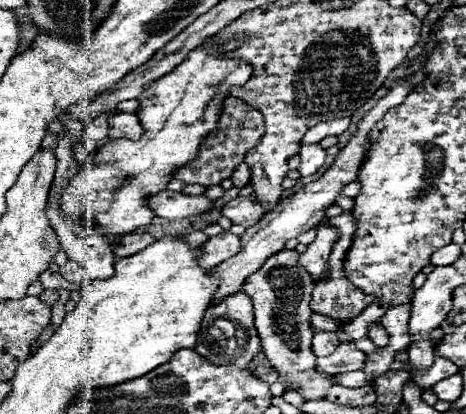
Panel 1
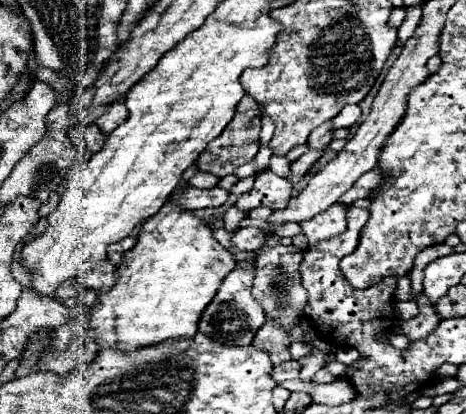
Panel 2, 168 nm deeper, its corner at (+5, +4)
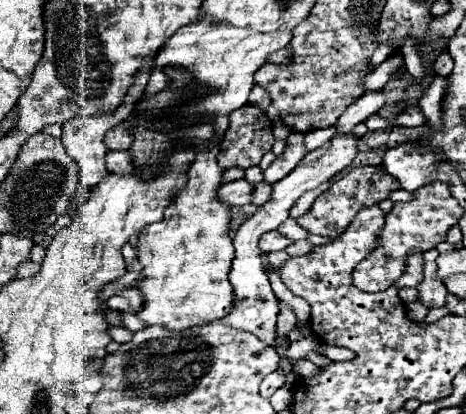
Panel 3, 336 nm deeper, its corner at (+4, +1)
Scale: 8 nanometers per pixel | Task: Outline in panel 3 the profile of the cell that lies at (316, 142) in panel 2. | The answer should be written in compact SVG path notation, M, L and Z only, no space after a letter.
M366 92L356 100L338 120L336 130L352 130L358 122L364 122L366 118L378 114L378 110L386 104L386 98L382 92Z

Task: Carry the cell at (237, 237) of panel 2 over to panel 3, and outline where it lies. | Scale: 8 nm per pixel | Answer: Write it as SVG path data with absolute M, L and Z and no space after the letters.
M278 230L274 232L266 232L260 236L260 250L262 252L274 252L274 250L284 250L286 246L290 246L292 240L286 238L284 234L280 234Z

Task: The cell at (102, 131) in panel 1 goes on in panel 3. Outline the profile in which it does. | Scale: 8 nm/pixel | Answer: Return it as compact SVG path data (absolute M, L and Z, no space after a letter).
M108 152L106 166L116 174L130 174L130 170L132 170L130 152Z

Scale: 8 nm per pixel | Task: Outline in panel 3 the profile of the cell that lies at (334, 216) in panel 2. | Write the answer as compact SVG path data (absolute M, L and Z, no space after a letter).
M382 166L352 168L344 178L336 180L326 192L322 192L314 200L312 208L304 216L298 218L298 224L302 228L306 228L310 234L338 236L346 230L346 226L350 226L350 222L354 220L358 210L362 210L366 206L376 206L378 202L386 200L392 190L400 190L400 186L398 186L398 182L394 182L394 178L390 178L390 174L386 174L386 170L382 170Z

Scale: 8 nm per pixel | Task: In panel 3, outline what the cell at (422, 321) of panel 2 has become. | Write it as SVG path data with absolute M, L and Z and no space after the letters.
M436 248L430 252L424 252L424 280L420 282L418 292L420 292L422 304L426 304L428 308L444 306L444 300L448 294L444 282L438 278L438 270L436 270L438 256L440 256L440 252Z

